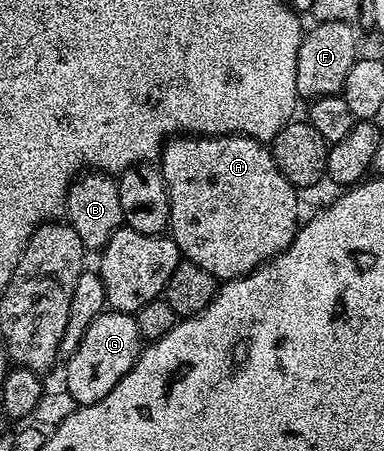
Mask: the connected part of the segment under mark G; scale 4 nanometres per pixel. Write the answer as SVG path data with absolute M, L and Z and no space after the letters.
M104 310L85 329L85 337L81 337L81 345L77 353L73 353L71 359L66 360L67 367L67 390L73 397L76 405L93 405L133 369L133 365L139 359L141 340L139 330L135 324L134 314L126 311Z

